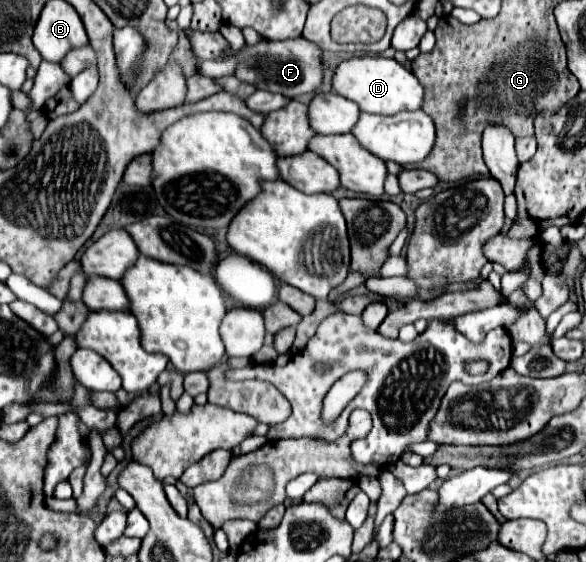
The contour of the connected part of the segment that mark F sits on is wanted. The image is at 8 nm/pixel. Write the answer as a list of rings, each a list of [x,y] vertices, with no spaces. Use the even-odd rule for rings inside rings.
[[[303,36],[295,40],[259,40],[255,46],[245,44],[237,56],[235,78],[247,82],[259,90],[269,90],[273,94],[283,94],[287,98],[295,98],[307,92],[315,92],[323,80],[321,68],[321,48],[307,42]]]

